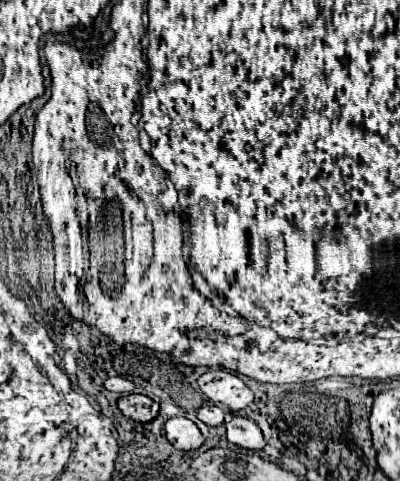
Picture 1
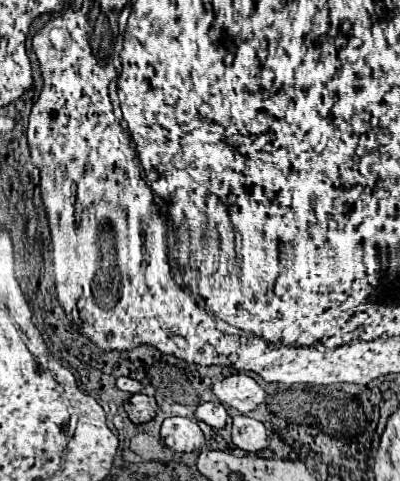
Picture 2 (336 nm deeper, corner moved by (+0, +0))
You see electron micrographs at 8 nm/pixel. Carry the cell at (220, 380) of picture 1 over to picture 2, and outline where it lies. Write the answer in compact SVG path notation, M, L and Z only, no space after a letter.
M243 373L215 381L213 393L223 405L229 405L239 413L253 411L265 399L265 391L257 385L257 381Z

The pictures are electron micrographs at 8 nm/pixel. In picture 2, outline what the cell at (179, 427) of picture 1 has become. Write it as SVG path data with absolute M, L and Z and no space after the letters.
M169 417L161 425L161 439L173 451L191 453L201 449L205 443L203 431L199 429L197 419L191 417Z

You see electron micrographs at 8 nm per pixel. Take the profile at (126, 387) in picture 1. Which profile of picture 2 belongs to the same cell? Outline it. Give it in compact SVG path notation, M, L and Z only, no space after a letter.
M119 377L117 379L117 387L121 391L127 391L127 393L139 393L141 391L141 383L135 381L135 379L131 379L131 377Z

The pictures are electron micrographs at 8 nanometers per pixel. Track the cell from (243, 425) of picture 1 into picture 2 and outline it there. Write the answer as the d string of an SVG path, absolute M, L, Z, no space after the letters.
M247 415L233 417L233 429L231 431L233 431L233 445L243 449L243 451L257 453L269 445L267 431L265 431L263 423L257 419L251 419Z

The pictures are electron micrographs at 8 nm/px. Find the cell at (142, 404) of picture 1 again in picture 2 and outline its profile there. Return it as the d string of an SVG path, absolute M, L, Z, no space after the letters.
M135 393L131 395L131 399L125 403L125 411L129 415L129 419L139 425L139 423L145 423L145 421L151 421L157 413L157 403L155 403L155 397L149 397L149 395L143 395L143 393Z

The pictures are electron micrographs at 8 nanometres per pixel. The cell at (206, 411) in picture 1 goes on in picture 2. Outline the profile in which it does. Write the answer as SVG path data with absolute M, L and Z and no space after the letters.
M203 403L197 407L195 417L207 425L211 425L213 429L221 429L227 425L227 409L221 403Z

